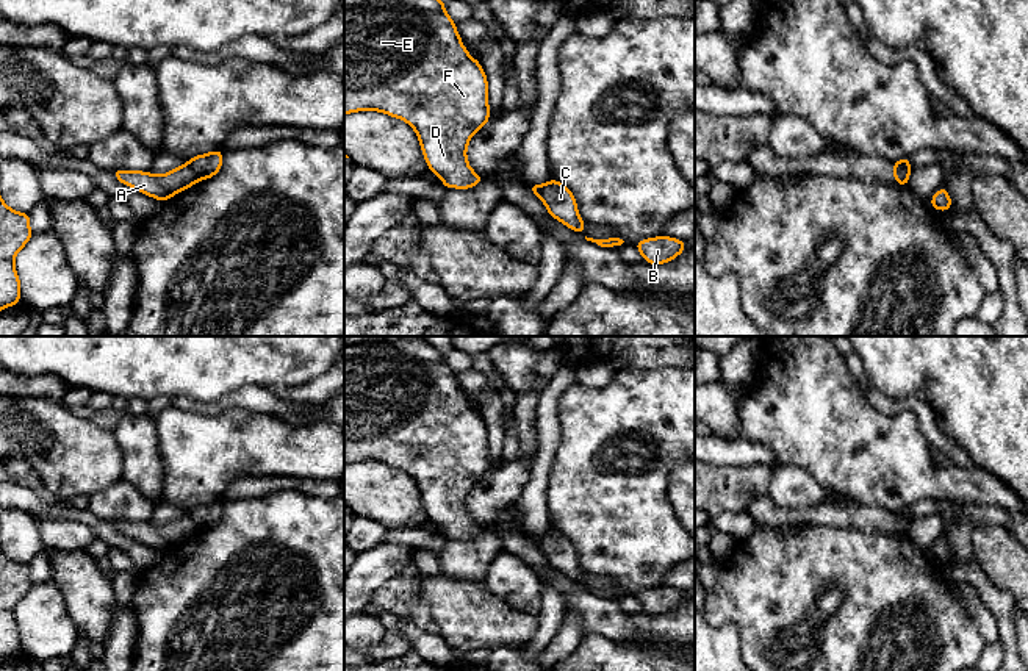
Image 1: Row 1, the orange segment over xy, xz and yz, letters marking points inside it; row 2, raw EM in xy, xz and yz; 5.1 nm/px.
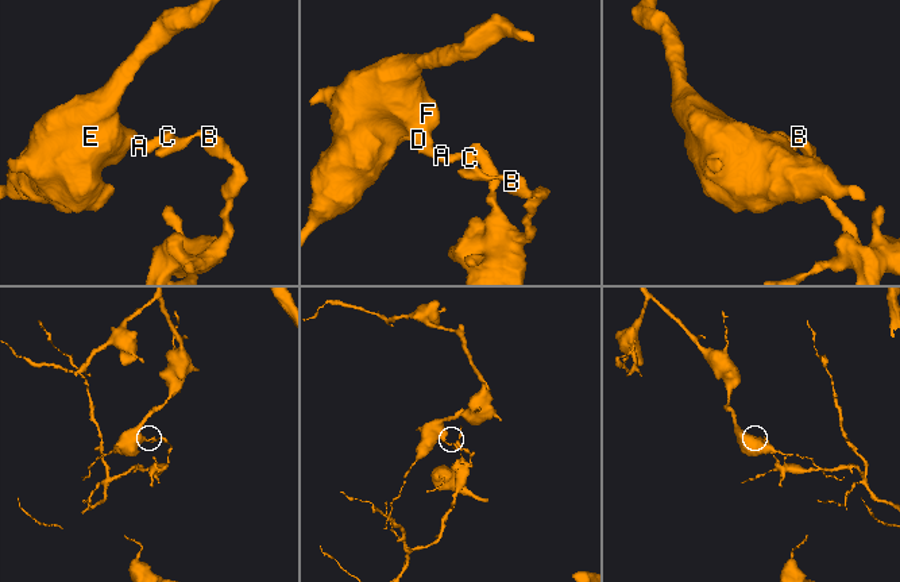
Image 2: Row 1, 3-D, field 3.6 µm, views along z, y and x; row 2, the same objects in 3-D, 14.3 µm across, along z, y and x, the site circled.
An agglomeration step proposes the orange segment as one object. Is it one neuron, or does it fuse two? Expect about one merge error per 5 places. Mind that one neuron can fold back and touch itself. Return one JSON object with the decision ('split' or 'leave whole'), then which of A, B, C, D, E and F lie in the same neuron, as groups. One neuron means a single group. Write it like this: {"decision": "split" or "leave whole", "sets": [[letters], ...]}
{"decision": "split", "sets": [["A", "D", "E", "F"], ["B", "C"]]}

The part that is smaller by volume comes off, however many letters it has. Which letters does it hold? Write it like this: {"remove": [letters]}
{"remove": ["B", "C"]}

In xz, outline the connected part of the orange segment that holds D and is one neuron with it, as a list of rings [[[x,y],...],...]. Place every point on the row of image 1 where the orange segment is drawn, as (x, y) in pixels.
[[[344,0],[344,114],[365,109],[374,109],[405,120],[418,135],[429,170],[441,178],[444,188],[469,189],[483,180],[482,175],[477,175],[469,167],[466,147],[471,136],[490,120],[488,80],[482,64],[466,52],[455,22],[444,9],[444,0]]]

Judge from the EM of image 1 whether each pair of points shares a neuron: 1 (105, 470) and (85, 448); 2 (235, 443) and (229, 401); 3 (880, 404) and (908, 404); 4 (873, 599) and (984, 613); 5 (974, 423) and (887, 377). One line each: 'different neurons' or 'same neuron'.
1: same neuron
2: different neurons
3: same neuron
4: different neurons
5: same neuron

